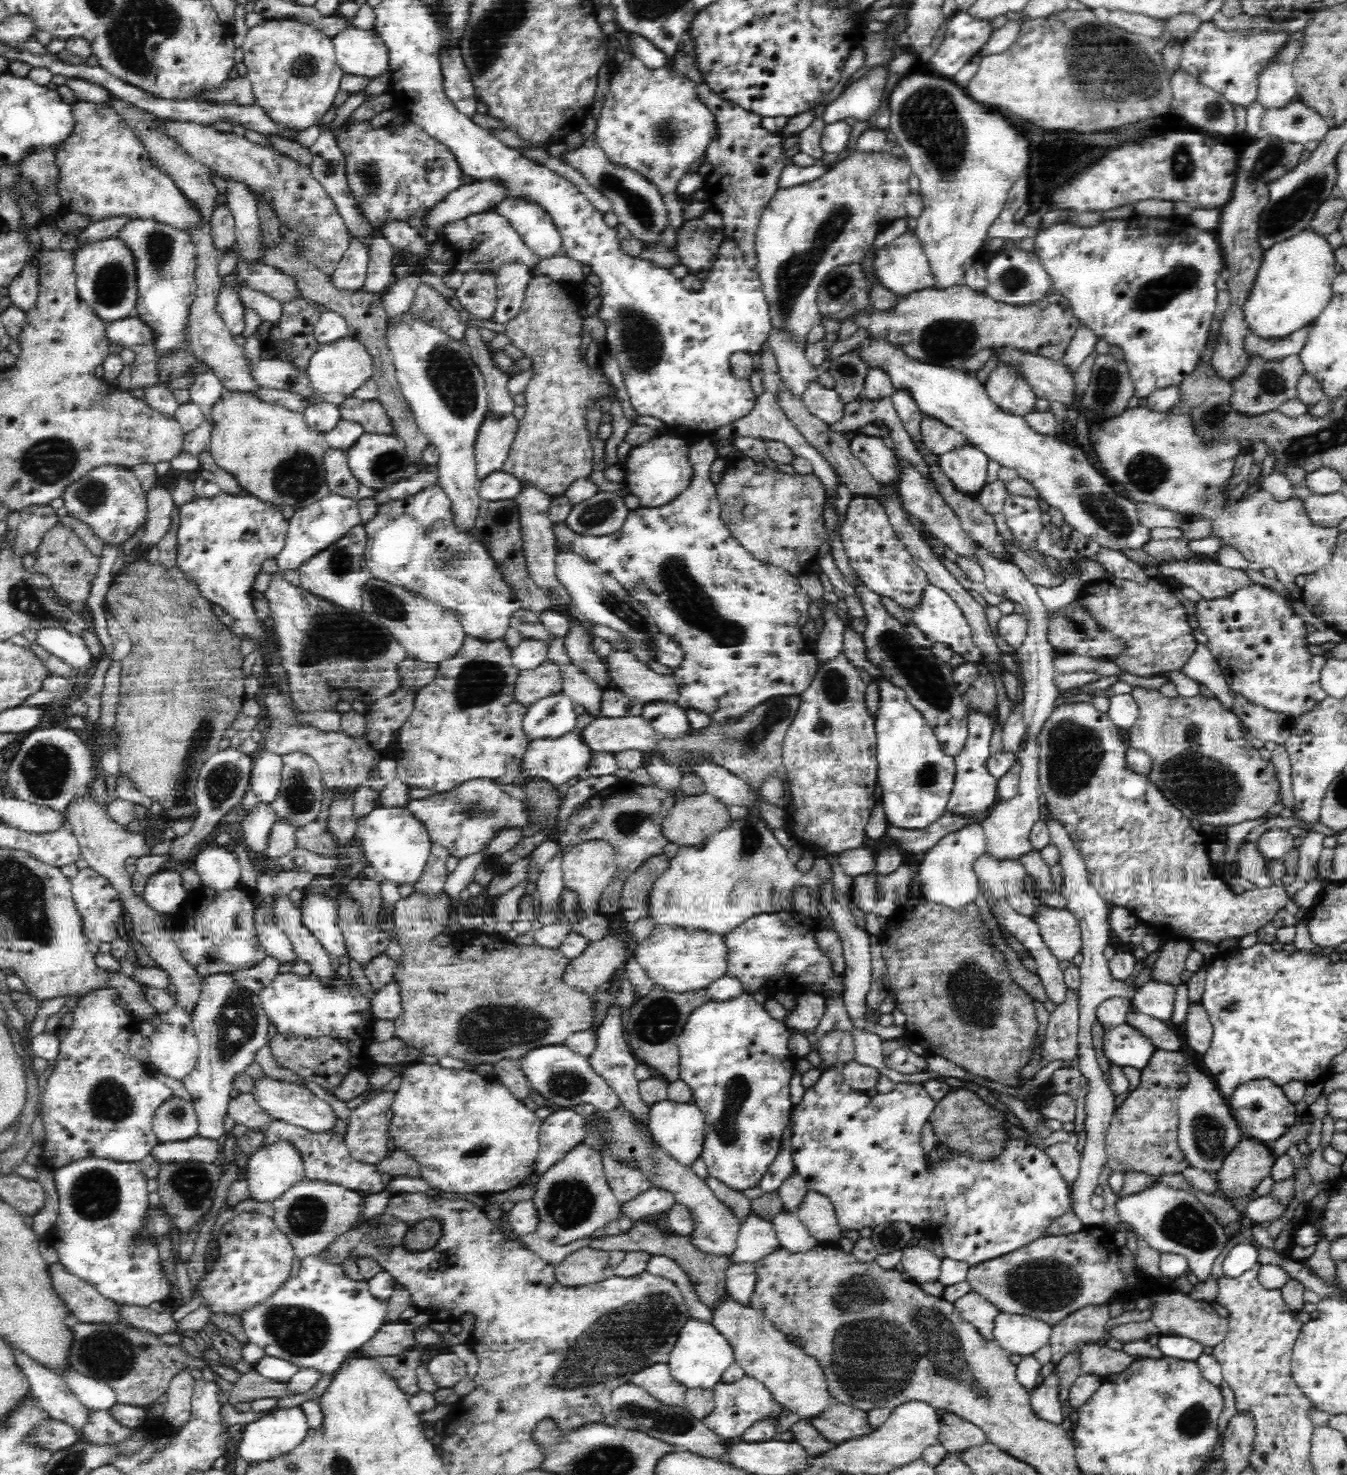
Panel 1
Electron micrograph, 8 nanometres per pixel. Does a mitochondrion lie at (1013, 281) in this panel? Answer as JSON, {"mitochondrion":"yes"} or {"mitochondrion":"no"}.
{"mitochondrion":"yes"}

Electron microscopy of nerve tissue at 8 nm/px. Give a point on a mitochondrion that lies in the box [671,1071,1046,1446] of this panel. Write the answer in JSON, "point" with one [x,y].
{"point":[948,1361]}

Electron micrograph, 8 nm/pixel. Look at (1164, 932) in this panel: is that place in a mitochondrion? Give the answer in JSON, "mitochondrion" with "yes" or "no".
{"mitochondrion":"no"}

